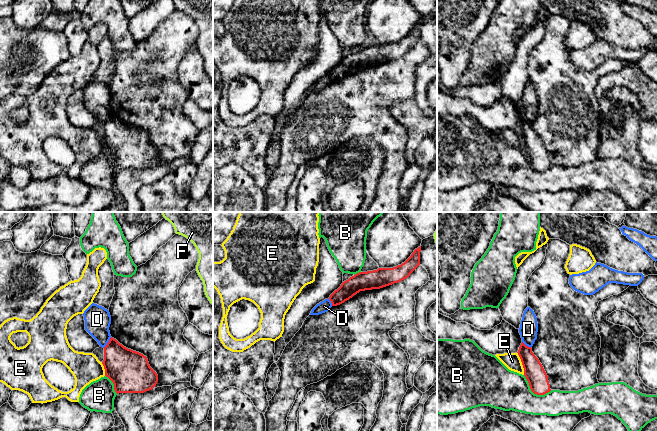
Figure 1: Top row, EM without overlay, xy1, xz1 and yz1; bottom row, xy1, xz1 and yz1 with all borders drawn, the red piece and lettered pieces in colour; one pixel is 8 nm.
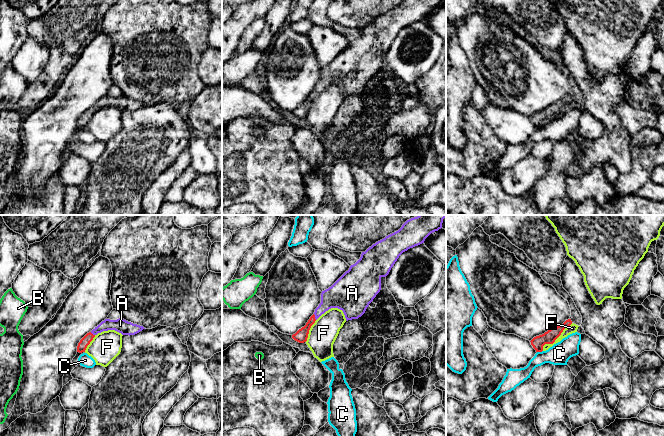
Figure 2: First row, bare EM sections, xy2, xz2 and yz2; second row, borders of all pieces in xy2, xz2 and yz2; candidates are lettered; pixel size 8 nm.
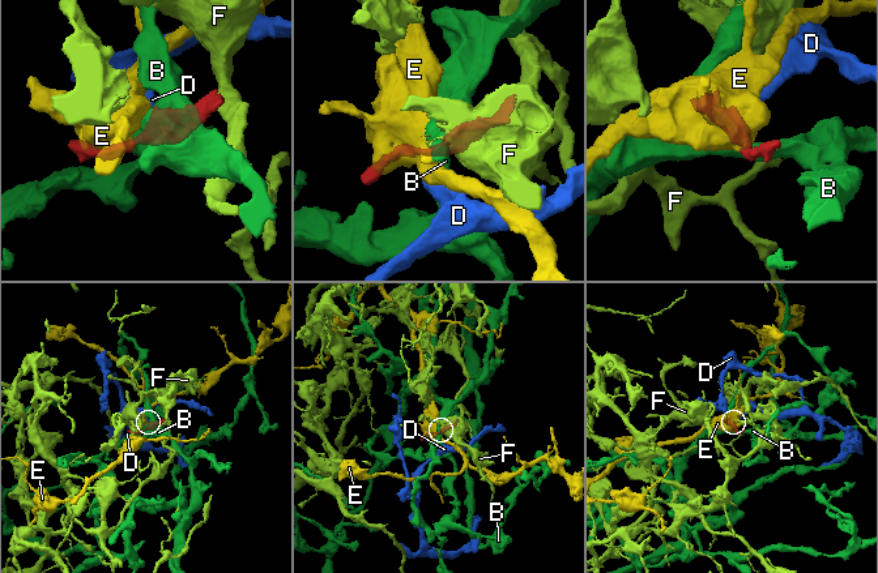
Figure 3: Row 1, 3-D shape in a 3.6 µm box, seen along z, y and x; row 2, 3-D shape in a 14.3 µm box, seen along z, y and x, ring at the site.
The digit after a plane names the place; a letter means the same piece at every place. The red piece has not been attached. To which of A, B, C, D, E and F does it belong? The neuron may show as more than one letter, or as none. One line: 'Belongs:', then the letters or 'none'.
Belongs: A

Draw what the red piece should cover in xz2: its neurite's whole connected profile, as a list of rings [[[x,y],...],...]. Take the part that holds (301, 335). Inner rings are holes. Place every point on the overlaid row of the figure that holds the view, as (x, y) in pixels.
[[[418,215],[402,227],[376,242],[360,259],[350,266],[331,287],[322,291],[321,303],[304,327],[292,338],[304,343],[315,321],[331,308],[343,311],[346,320],[361,317],[381,290],[381,278],[386,277],[399,256],[410,248],[424,243],[433,232],[442,228],[446,215]]]

